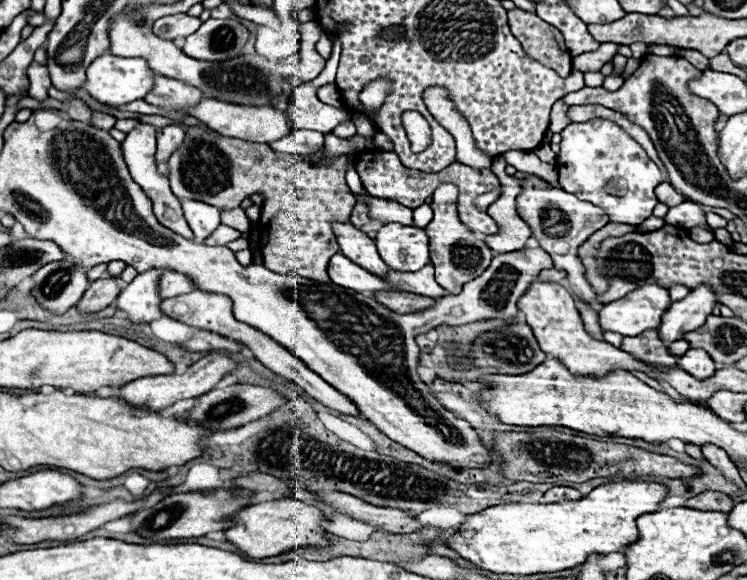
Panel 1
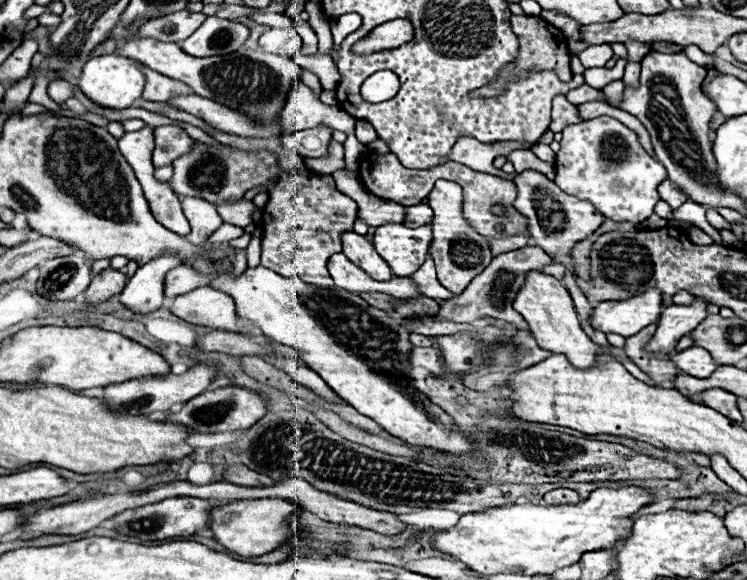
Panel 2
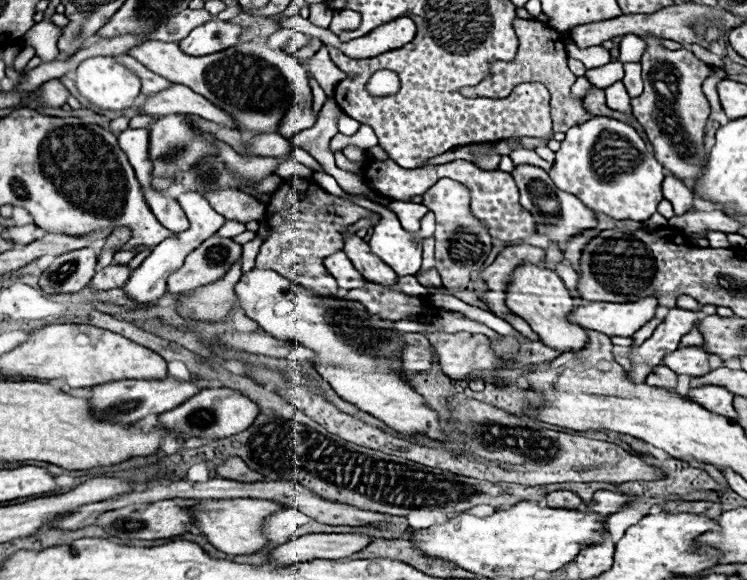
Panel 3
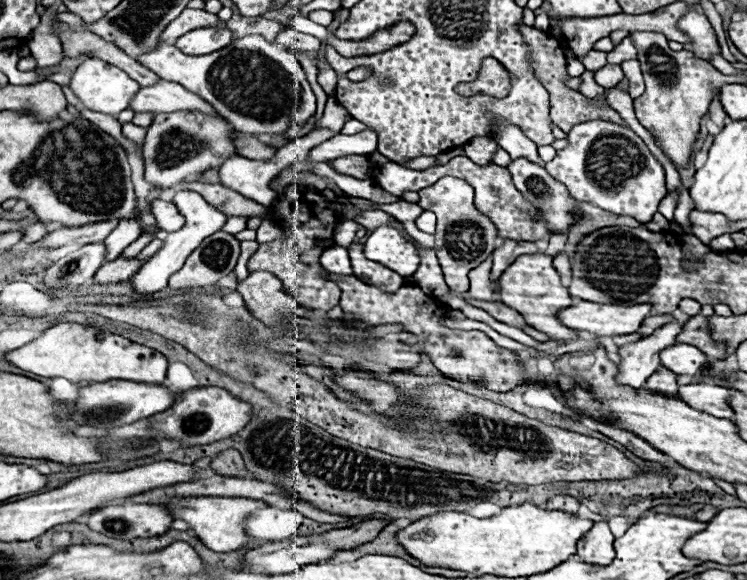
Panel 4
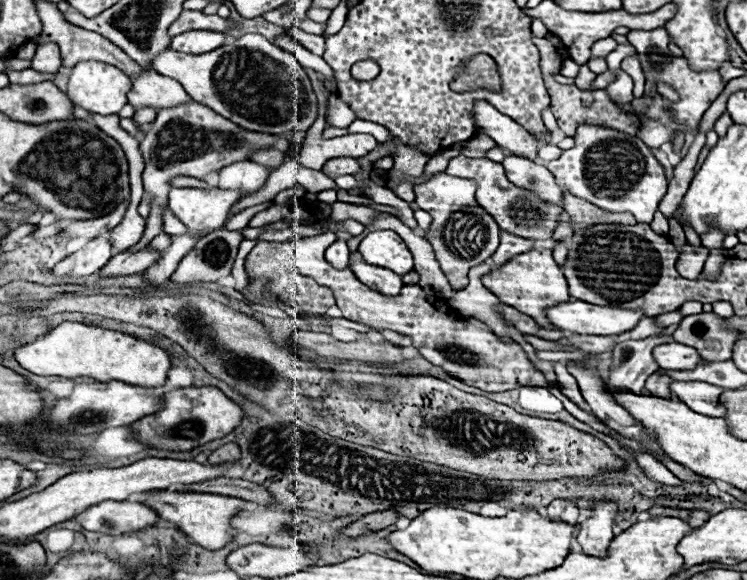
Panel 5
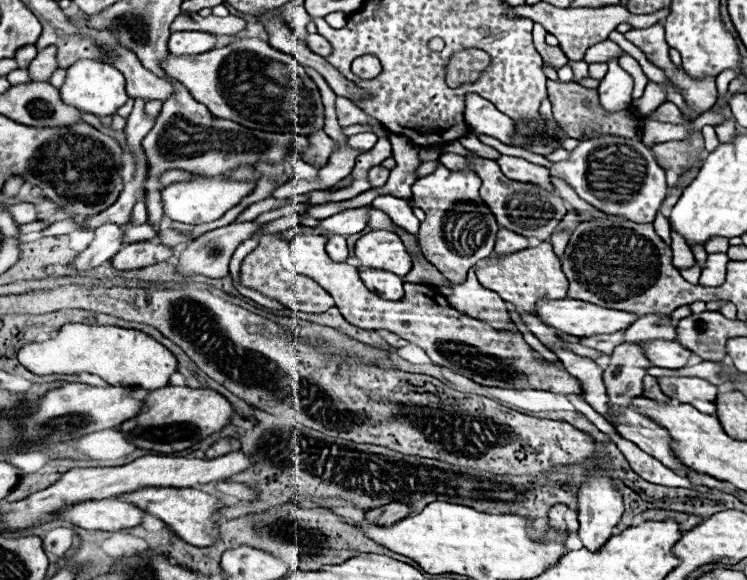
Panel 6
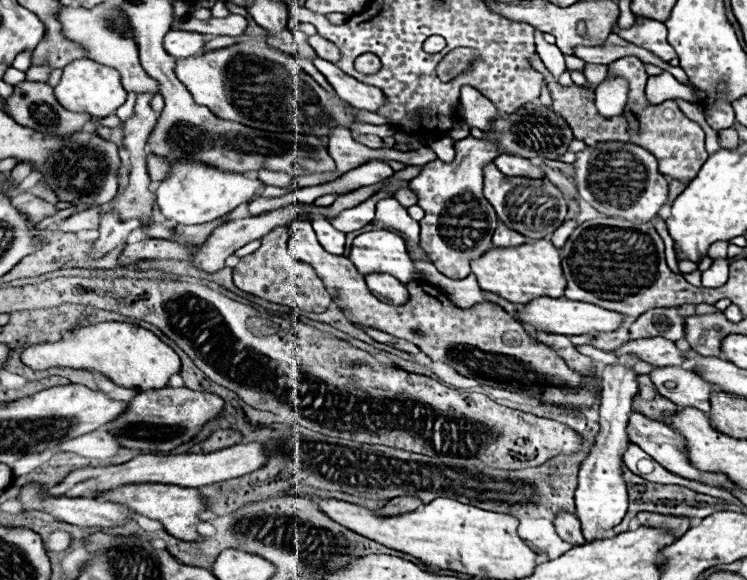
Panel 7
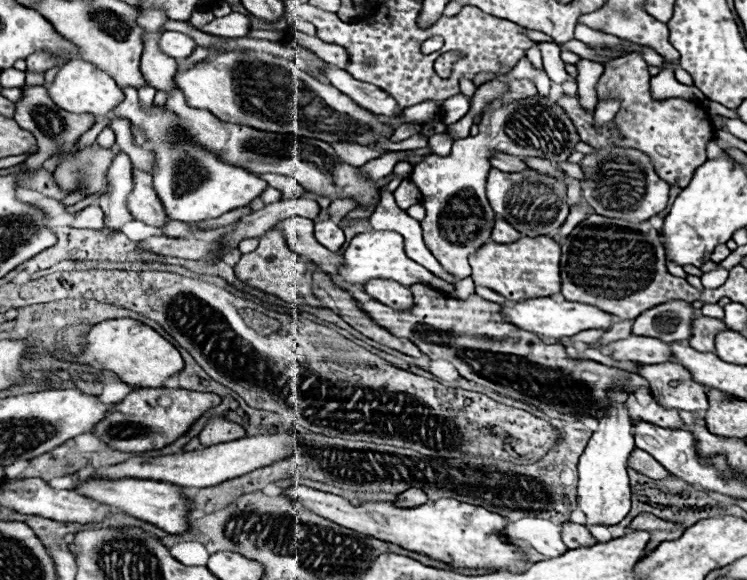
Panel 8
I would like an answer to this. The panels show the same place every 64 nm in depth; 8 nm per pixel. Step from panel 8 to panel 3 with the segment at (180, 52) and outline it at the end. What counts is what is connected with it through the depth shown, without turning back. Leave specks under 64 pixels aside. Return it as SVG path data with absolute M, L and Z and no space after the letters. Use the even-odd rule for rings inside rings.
M212 20L208 24L194 28L184 40L178 42L178 46L190 56L206 56L234 46L238 42L240 32L242 28L236 24Z

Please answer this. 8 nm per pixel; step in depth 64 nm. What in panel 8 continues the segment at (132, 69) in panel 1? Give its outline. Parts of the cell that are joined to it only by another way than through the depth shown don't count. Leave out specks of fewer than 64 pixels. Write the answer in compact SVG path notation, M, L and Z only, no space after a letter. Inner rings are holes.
M70 60L64 66L60 66L54 82L48 86L48 96L62 110L68 110L74 114L88 112L94 116L110 114L116 108L116 104L120 104L124 100L124 94L122 94L120 86L114 82L114 78L84 60Z

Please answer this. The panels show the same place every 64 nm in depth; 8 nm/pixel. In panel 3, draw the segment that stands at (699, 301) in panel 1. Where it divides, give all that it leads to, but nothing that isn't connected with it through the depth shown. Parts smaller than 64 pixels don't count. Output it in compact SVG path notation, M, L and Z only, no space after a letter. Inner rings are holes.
M672 308L648 340L644 340L640 346L630 346L628 358L632 360L632 370L626 372L628 378L634 384L642 384L652 372L652 368L662 364L664 352L672 352L672 348L678 348L680 336L684 336L684 332L688 332L688 328L692 328L698 318L698 312L684 312L682 308Z

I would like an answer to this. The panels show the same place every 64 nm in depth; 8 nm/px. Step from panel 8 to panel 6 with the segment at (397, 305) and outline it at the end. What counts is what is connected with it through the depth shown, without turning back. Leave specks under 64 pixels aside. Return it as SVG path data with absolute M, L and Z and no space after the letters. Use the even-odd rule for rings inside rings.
M360 270L360 278L364 280L366 288L380 294L386 300L402 300L404 298L404 288L402 288L402 280L400 276L392 276L392 272L380 272L380 270Z

